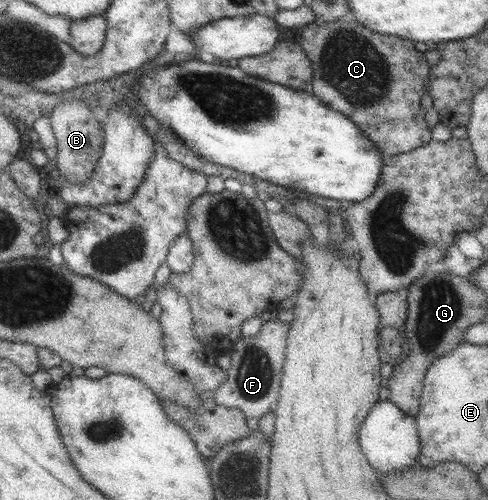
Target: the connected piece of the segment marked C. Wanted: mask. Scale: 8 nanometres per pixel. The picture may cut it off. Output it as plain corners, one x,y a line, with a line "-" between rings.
348,17
329,23
315,20
307,24
301,31
298,44
312,68
312,95
328,109
338,111
355,123
357,130
375,144
383,159
411,151
431,141
430,129
423,120
425,111
420,105
423,84
431,74
431,66
425,56
415,50
414,42
395,35
375,33

